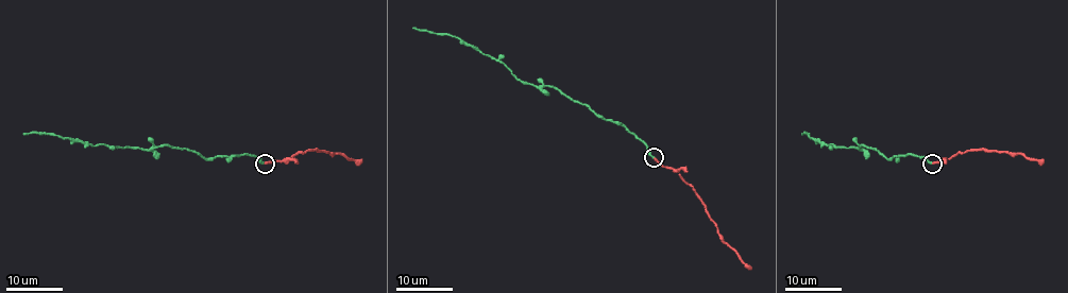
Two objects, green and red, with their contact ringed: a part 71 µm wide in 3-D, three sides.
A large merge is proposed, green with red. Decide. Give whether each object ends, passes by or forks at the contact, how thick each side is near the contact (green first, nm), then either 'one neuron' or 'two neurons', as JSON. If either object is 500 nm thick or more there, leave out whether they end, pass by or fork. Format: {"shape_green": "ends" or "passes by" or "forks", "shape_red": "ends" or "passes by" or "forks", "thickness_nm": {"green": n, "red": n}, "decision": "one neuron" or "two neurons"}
{"shape_green": "ends", "shape_red": "ends", "thickness_nm": {"green": 190, "red": 180}, "decision": "one neuron"}

